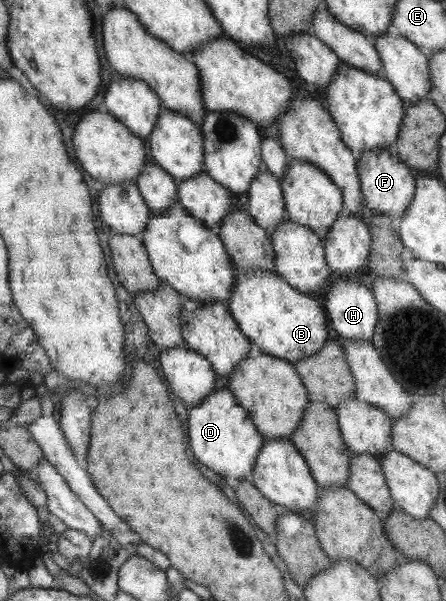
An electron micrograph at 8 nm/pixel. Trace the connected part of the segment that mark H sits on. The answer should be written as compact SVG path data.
M346 277L336 279L326 291L323 309L336 336L345 337L346 340L373 339L374 328L377 327L377 303L368 287Z

